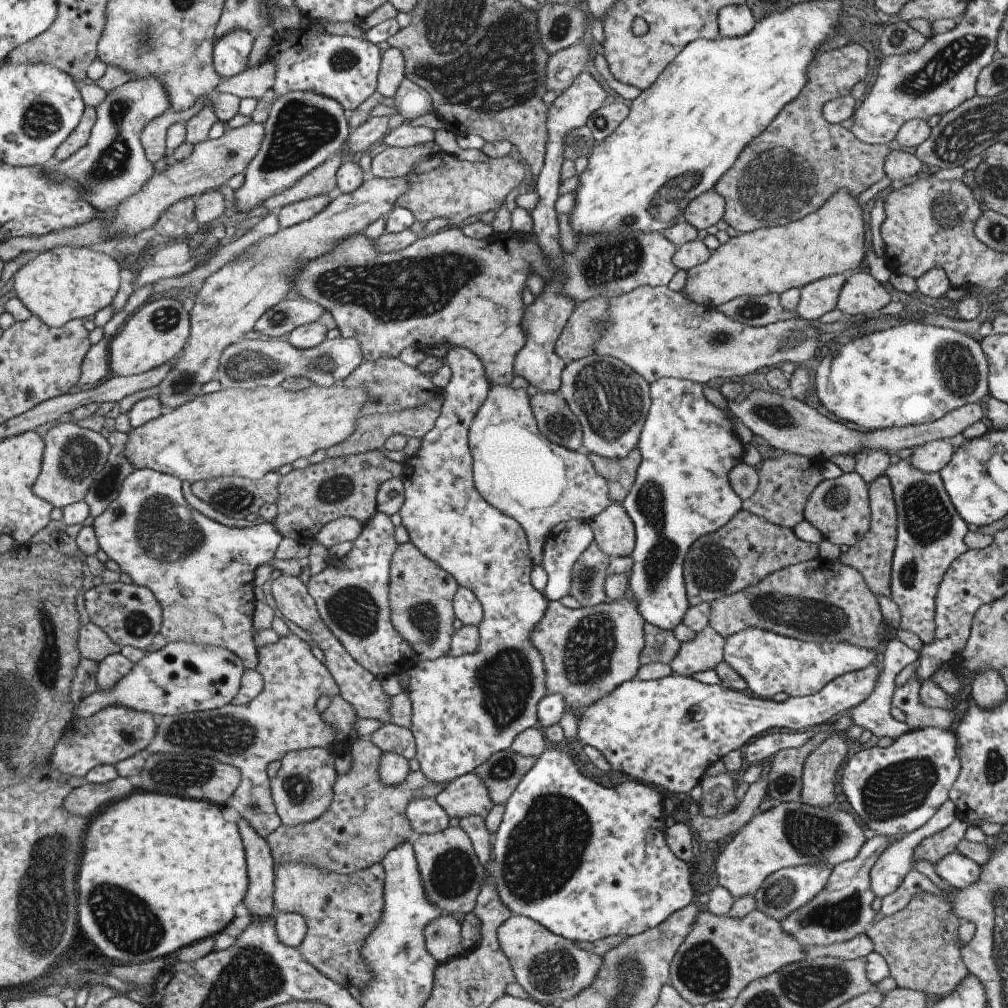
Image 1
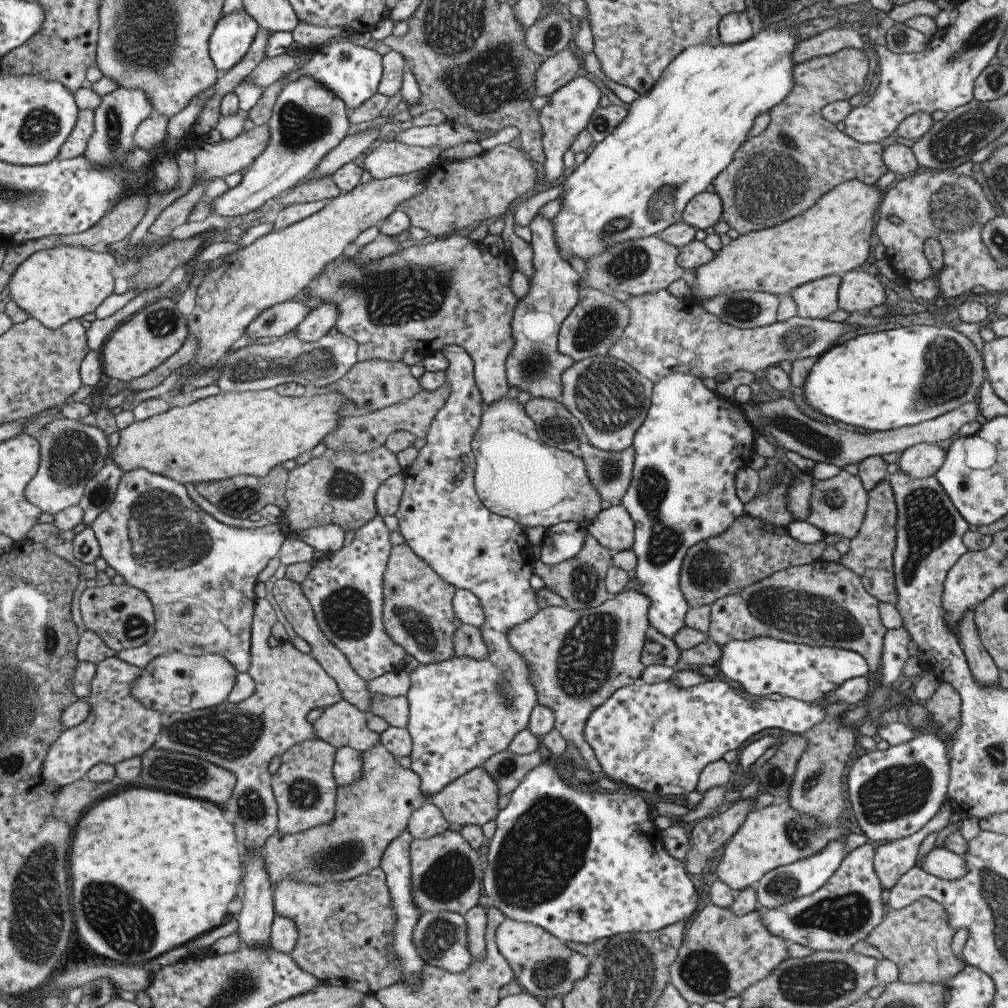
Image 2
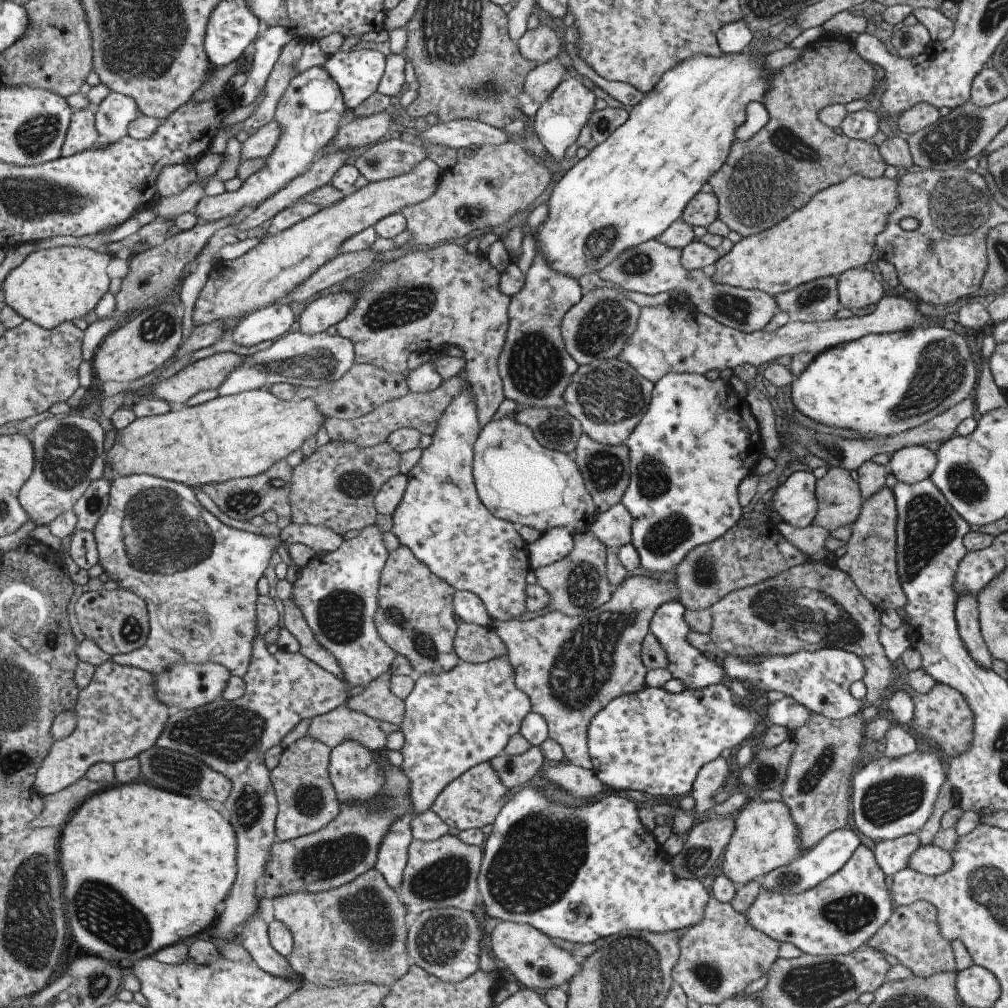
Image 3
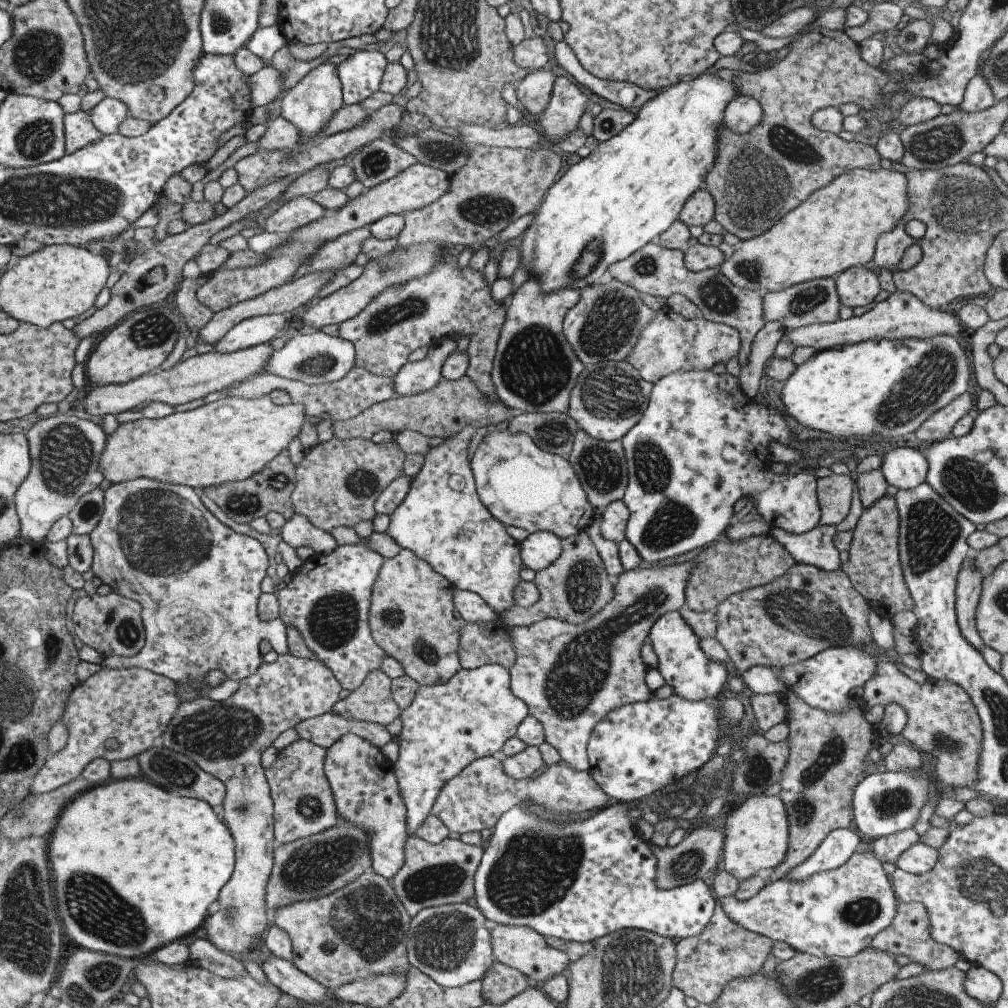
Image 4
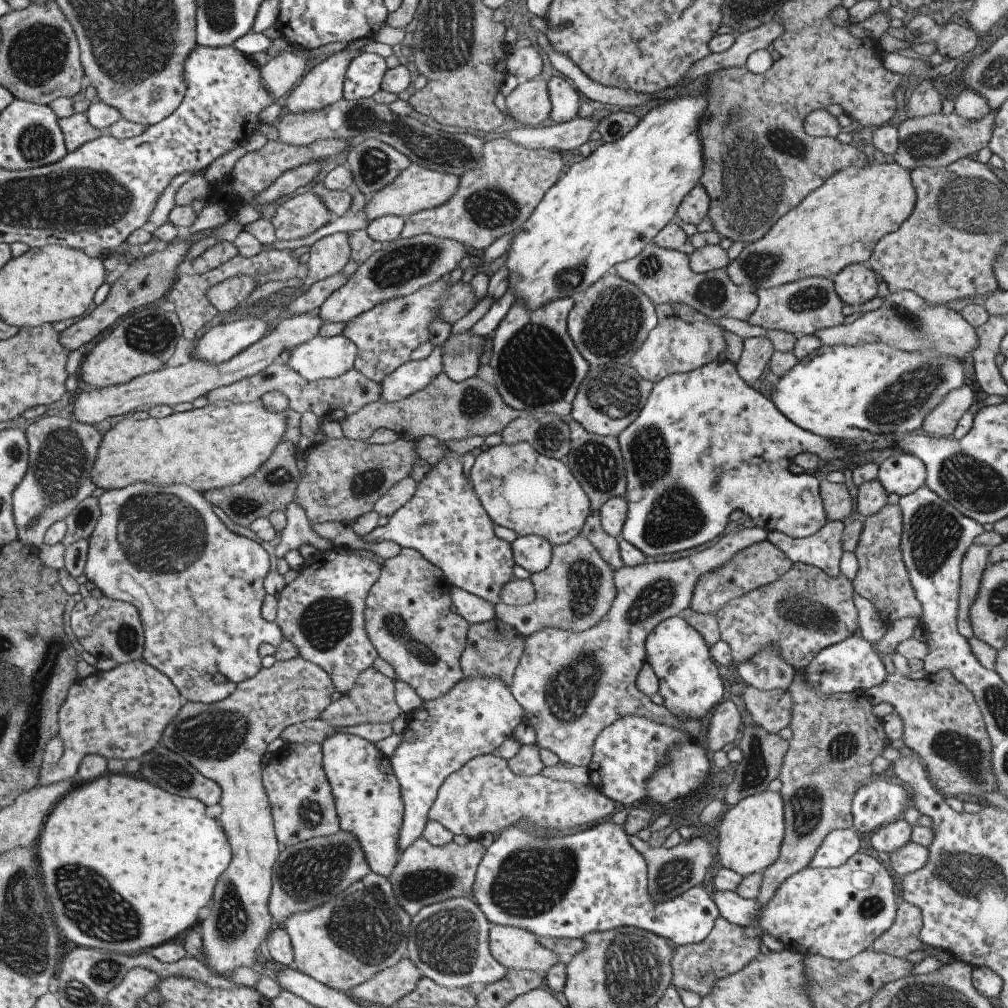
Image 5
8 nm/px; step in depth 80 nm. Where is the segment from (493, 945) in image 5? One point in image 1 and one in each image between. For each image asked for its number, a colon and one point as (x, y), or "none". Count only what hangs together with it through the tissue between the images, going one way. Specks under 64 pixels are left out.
1: (550, 969)
2: (545, 967)
3: (531, 958)
4: (521, 948)

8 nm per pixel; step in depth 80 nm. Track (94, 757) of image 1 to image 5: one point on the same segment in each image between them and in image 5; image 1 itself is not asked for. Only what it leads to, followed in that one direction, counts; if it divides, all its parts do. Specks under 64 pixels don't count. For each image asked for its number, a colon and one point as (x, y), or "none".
2: (118, 727)
3: (117, 714)
4: (115, 714)
5: (121, 713)

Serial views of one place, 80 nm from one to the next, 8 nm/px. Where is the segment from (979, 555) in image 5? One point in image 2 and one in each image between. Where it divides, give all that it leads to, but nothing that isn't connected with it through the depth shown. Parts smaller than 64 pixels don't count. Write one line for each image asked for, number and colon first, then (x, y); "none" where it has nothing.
2: (981, 666)
3: (965, 607)
4: (968, 580)

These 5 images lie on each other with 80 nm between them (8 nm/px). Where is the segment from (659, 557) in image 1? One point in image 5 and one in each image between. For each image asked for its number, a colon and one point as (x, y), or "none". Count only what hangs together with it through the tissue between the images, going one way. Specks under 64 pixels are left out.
2: (691, 443)
3: (697, 440)
4: (700, 444)
5: (704, 443)

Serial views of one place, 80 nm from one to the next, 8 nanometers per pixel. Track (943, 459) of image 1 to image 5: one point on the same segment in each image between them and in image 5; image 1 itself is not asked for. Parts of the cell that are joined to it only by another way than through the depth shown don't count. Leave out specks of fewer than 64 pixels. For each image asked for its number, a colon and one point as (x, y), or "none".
2: (921, 460)
3: (913, 463)
4: (905, 468)
5: (900, 474)

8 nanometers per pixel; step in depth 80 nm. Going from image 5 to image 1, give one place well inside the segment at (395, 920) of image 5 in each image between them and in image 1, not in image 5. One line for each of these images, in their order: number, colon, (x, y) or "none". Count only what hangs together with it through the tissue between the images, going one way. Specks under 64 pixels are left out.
1: (339, 911)
2: (344, 929)
3: (355, 933)
4: (359, 930)

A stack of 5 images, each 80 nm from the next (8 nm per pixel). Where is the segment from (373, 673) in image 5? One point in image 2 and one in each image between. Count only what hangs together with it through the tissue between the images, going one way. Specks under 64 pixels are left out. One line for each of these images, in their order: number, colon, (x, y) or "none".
2: (394, 710)
3: (376, 700)
4: (371, 701)

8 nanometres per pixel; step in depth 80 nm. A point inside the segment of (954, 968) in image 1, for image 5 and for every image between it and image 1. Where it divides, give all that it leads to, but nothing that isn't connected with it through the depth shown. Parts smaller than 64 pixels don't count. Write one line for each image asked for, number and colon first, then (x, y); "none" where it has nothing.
2: (916, 938)
3: (911, 934)
4: (908, 934)
5: (901, 937)

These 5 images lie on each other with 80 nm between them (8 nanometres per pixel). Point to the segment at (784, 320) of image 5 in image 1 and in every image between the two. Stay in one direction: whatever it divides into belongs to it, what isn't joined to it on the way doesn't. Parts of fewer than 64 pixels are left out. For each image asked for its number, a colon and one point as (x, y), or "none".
1: (817, 297)
2: (817, 299)
3: (817, 300)
4: (813, 302)

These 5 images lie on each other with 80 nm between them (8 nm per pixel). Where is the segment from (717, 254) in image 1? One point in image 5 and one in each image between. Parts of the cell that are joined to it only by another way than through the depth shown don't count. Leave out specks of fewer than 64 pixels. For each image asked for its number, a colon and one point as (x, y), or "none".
2: (832, 237)
3: (834, 232)
4: (836, 226)
5: (838, 223)

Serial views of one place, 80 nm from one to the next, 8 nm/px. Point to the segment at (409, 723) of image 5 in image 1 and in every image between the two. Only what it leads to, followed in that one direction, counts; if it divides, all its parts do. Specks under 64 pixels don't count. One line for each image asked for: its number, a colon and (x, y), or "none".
1: (464, 709)
2: (460, 712)
3: (452, 721)
4: (446, 726)

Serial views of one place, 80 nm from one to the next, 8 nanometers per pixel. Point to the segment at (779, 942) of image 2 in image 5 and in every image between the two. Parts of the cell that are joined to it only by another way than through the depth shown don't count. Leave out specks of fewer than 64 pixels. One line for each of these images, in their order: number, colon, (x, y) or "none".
3: (719, 956)
4: (724, 951)
5: (694, 967)

